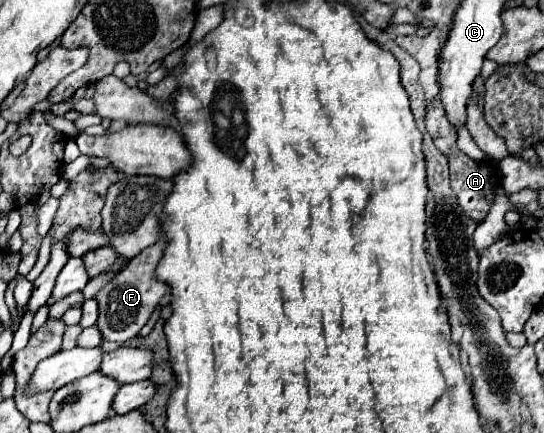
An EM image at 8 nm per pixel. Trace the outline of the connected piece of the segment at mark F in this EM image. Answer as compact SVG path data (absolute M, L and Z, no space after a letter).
M160 239L160 243L154 243L152 247L146 247L140 255L136 255L134 259L130 259L120 273L116 275L116 279L112 279L98 295L98 305L100 305L100 315L98 315L98 329L102 331L102 337L106 341L116 341L116 343L126 343L128 339L136 337L140 333L140 329L148 323L152 311L158 307L160 299L168 293L168 285L158 281L154 277L156 267L164 255L164 247L166 247L168 239Z

